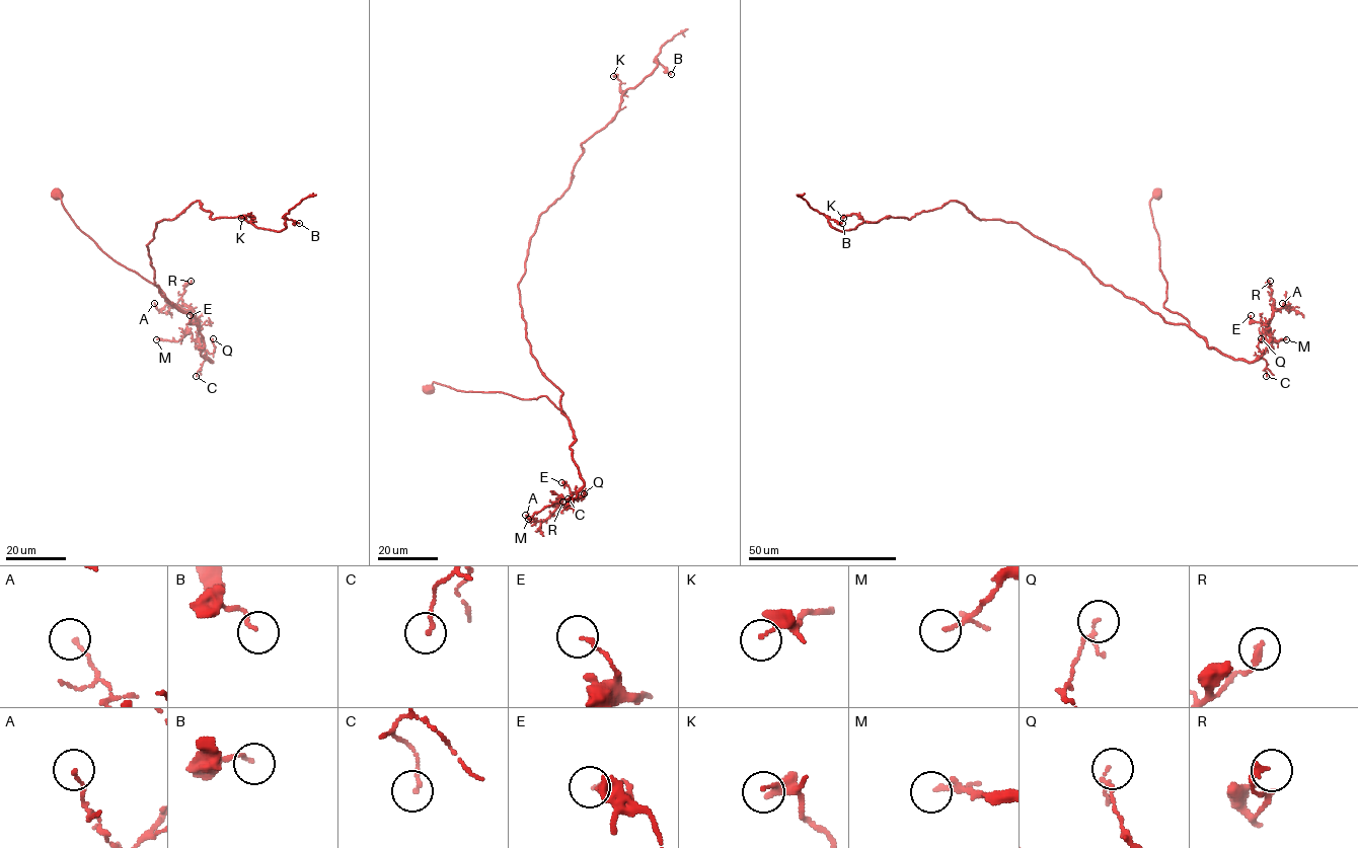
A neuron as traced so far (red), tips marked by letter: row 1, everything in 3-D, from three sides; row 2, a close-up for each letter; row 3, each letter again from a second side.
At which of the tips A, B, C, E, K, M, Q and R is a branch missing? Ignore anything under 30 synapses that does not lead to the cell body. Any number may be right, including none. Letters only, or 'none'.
none

